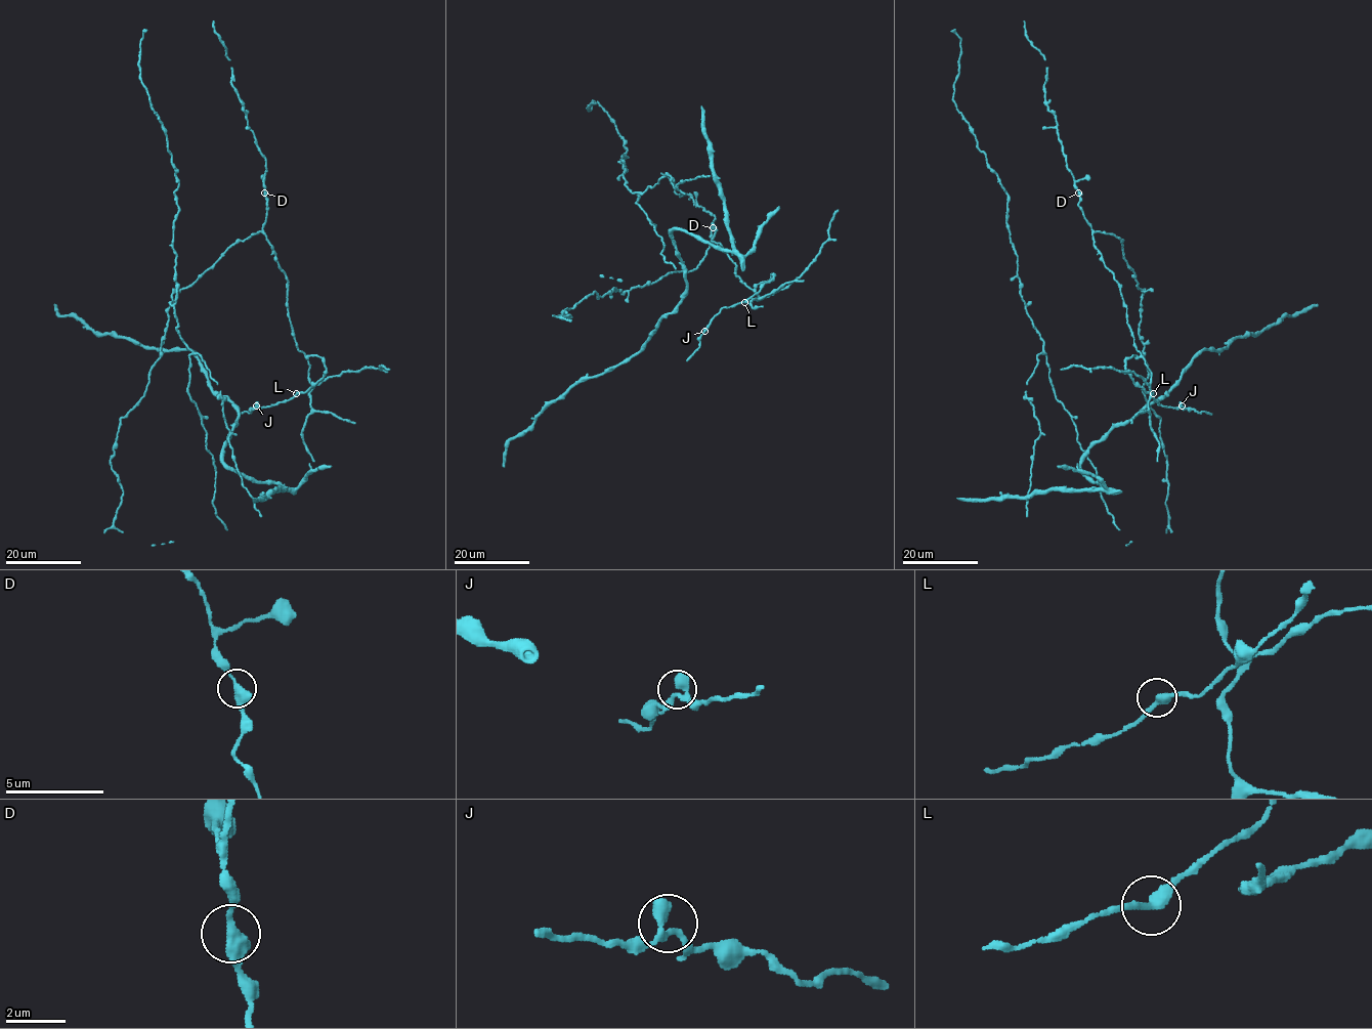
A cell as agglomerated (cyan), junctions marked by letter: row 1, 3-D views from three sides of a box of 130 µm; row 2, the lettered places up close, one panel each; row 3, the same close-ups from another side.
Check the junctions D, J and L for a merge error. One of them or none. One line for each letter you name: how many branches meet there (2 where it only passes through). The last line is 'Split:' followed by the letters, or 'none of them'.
Split: none of them

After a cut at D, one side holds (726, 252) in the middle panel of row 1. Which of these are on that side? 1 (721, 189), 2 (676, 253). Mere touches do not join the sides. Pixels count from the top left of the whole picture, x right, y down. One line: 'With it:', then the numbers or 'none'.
With it: 1, 2

